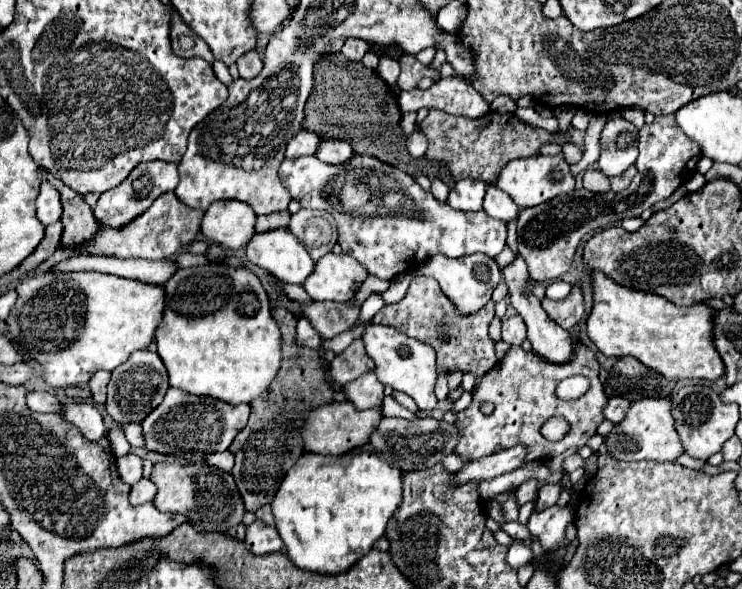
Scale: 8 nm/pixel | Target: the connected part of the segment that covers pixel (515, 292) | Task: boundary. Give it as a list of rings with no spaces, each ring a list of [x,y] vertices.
[[[516,256],[516,260],[514,260],[510,266],[506,266],[506,268],[502,270],[502,274],[504,274],[504,282],[506,282],[508,288],[510,288],[510,304],[516,308],[516,312],[524,318],[524,322],[526,322],[526,326],[528,326],[528,340],[530,340],[534,352],[536,352],[538,356],[542,356],[546,362],[552,362],[552,364],[566,364],[566,362],[572,358],[572,354],[574,354],[574,346],[572,346],[570,334],[568,334],[568,330],[564,330],[562,326],[558,326],[558,324],[542,310],[540,300],[538,300],[536,296],[524,292],[524,282],[526,282],[526,278],[528,278],[526,262],[524,262],[520,256]]]

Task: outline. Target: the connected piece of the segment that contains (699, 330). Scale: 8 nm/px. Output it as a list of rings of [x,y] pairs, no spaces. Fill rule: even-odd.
[[[602,272],[592,274],[592,286],[594,286],[594,310],[588,316],[588,336],[596,344],[596,348],[606,356],[634,356],[644,366],[660,372],[664,378],[672,382],[680,380],[718,380],[724,376],[726,368],[720,358],[720,354],[714,350],[714,324],[710,322],[710,312],[714,308],[706,304],[694,304],[694,306],[674,306],[666,302],[666,298],[646,292],[634,292],[630,288],[616,286],[606,278]]]

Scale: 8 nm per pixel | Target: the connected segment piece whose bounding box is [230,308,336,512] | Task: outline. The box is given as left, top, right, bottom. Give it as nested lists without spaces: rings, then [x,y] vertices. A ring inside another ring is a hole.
[[[274,308],[272,316],[282,328],[282,366],[276,380],[270,384],[268,394],[250,402],[252,414],[248,424],[238,432],[230,446],[230,452],[236,458],[232,476],[244,498],[246,510],[252,512],[272,502],[282,478],[304,452],[302,432],[306,430],[306,414],[318,406],[334,402],[336,394],[334,384],[328,380],[328,368],[316,350],[296,342],[298,318],[284,308]]]

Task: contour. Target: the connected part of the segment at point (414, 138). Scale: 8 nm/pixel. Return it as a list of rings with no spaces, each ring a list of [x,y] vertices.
[[[416,128],[414,134],[410,134],[408,140],[406,140],[406,148],[408,148],[408,154],[410,154],[414,160],[418,160],[418,158],[422,158],[422,156],[426,154],[428,140],[426,140],[426,136]]]

